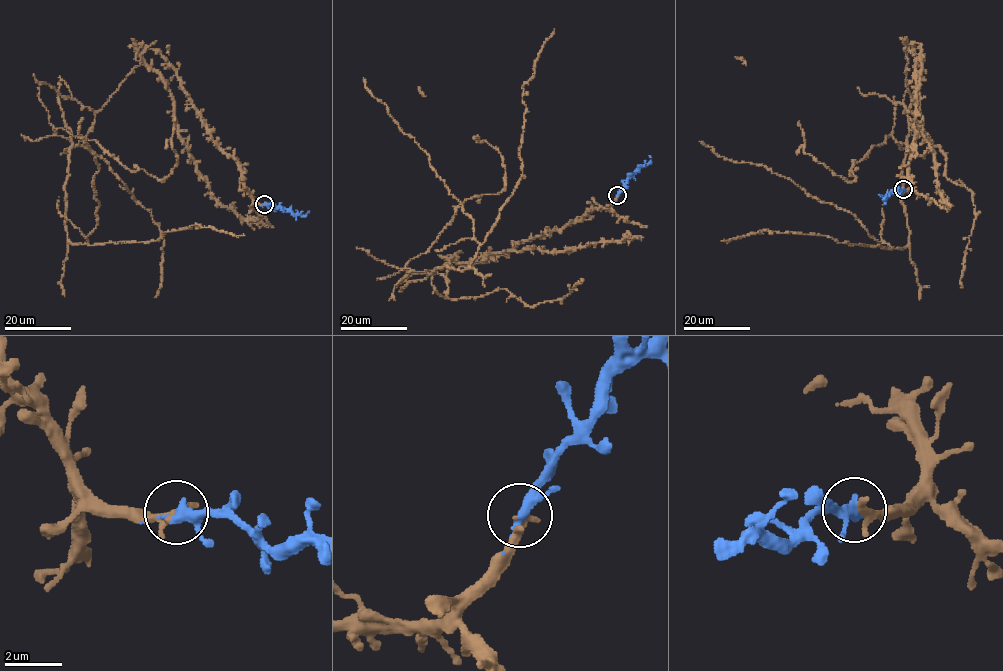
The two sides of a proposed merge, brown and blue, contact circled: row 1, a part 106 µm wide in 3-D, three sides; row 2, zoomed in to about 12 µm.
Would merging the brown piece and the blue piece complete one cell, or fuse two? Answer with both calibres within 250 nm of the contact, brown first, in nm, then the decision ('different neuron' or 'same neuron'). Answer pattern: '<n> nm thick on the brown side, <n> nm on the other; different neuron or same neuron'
360 nm thick on the brown side, 280 nm on the other; same neuron

